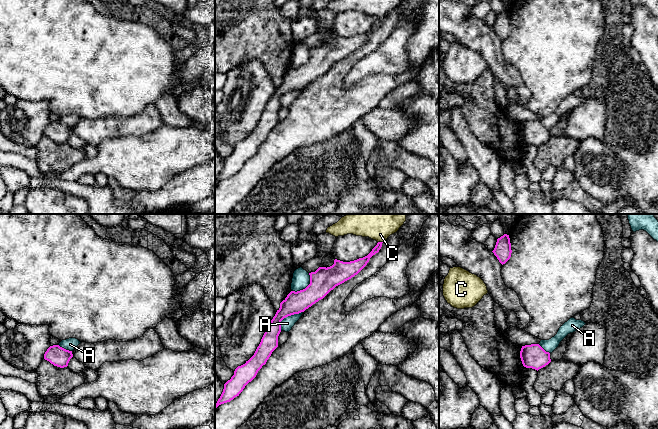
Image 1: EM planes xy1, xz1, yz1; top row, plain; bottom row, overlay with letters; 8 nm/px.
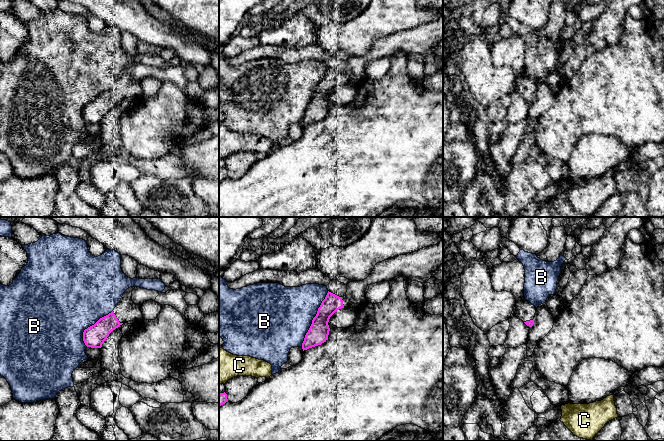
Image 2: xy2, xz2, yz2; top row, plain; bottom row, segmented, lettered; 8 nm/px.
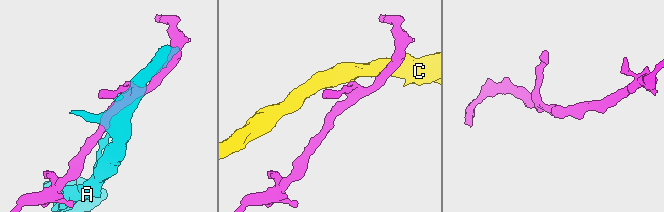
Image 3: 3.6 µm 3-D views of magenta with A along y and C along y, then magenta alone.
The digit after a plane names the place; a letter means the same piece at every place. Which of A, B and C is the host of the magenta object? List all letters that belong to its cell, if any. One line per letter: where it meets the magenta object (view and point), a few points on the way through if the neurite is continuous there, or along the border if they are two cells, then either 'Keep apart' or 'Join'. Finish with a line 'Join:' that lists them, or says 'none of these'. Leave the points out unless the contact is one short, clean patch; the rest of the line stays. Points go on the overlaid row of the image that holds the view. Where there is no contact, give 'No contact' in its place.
A: Touches magenta at xz1 (287, 316). Keep apart
B: Touches magenta at xz2 (313, 319). Keep apart
C: Touches magenta at xz1 (380, 242). Keep apart
Join: none of these

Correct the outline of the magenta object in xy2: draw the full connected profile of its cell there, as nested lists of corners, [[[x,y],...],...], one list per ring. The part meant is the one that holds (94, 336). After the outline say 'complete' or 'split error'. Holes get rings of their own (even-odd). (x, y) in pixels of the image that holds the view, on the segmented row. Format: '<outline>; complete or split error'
[[[130,287],[124,292],[120,302],[111,313],[84,330],[83,341],[87,347],[101,348],[109,334],[120,325],[128,323],[135,326],[143,320],[140,305],[132,301],[134,288]]]; split error

